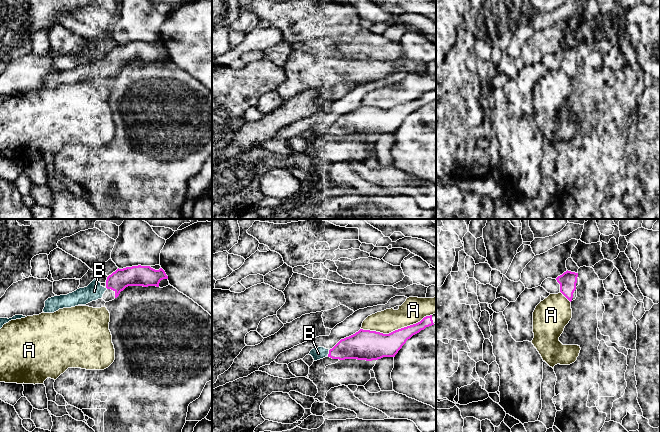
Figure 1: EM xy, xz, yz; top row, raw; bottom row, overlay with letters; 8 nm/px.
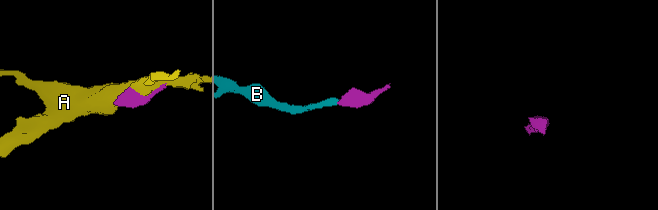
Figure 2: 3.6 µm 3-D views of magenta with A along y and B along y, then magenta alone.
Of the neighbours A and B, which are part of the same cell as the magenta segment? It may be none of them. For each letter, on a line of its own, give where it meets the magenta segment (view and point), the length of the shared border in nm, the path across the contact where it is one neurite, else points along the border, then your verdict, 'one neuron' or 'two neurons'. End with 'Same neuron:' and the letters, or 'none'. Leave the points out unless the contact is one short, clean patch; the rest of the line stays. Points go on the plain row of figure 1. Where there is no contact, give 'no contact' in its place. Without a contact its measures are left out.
A: xz (396, 106) | 600 nm | two neurons
B: xz (329, 129) | 60 nm | one neuron
Same neuron: B

